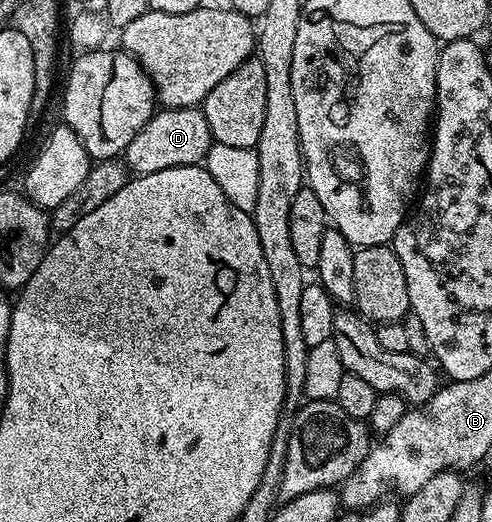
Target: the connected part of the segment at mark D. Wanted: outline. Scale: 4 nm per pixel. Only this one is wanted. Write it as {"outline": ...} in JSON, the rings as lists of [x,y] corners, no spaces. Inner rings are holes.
{"outline":[[[193,106],[176,110],[159,108],[151,115],[145,128],[141,128],[141,132],[129,140],[125,162],[136,175],[152,174],[178,166],[197,166],[206,159],[212,141],[209,120],[205,120],[202,109]]]}

